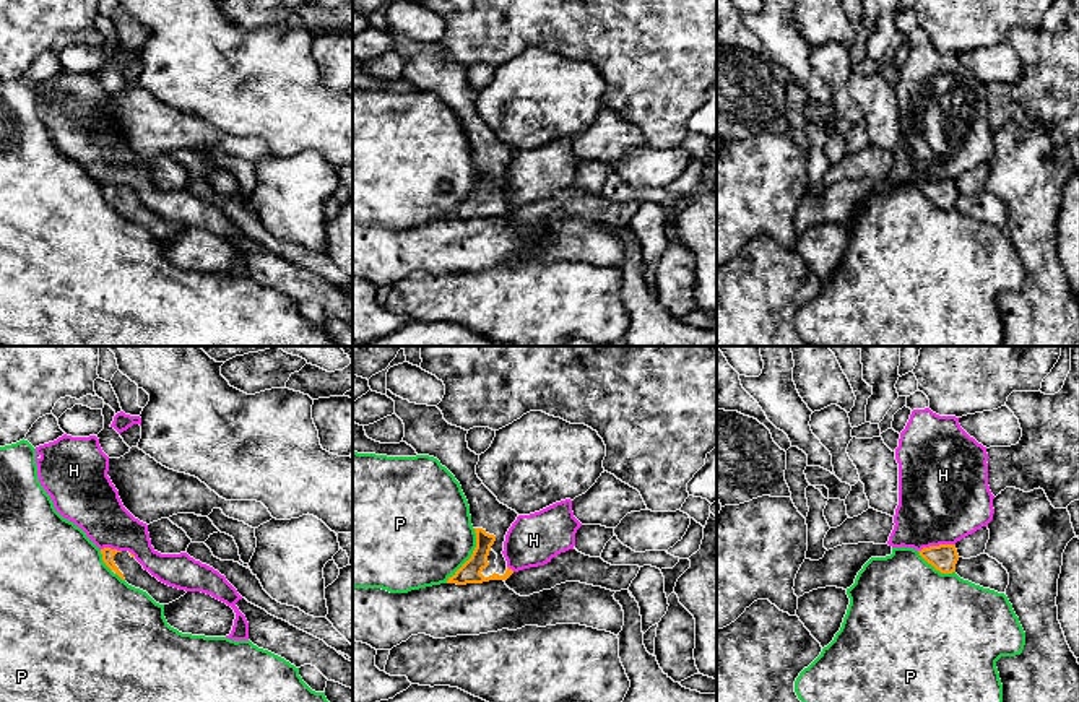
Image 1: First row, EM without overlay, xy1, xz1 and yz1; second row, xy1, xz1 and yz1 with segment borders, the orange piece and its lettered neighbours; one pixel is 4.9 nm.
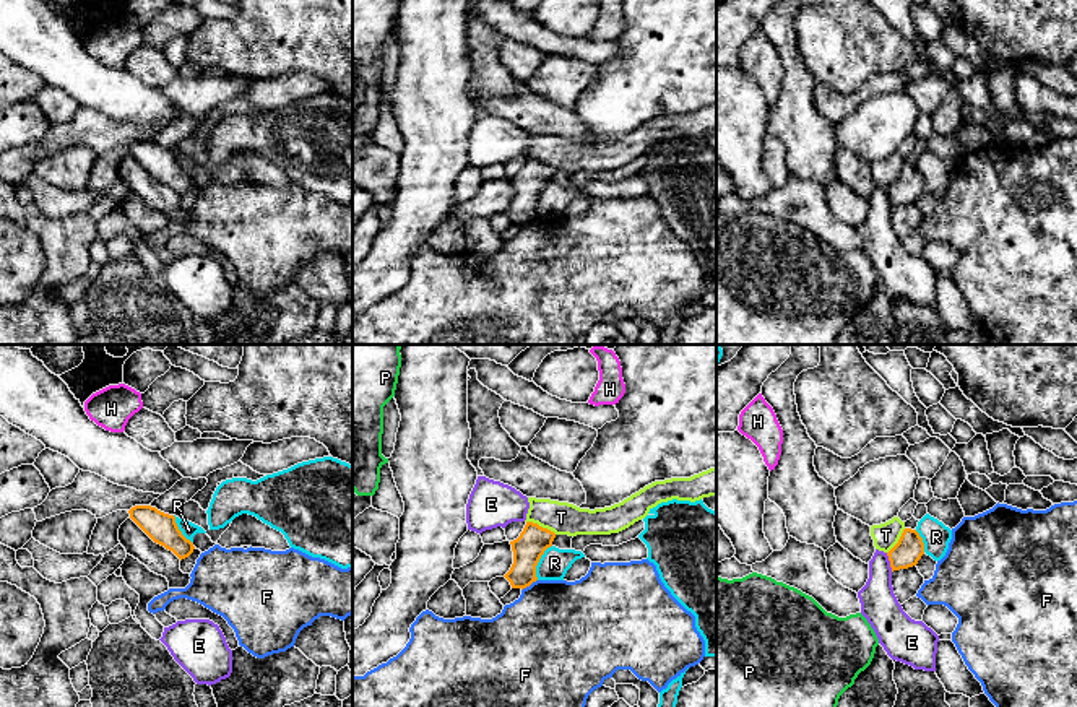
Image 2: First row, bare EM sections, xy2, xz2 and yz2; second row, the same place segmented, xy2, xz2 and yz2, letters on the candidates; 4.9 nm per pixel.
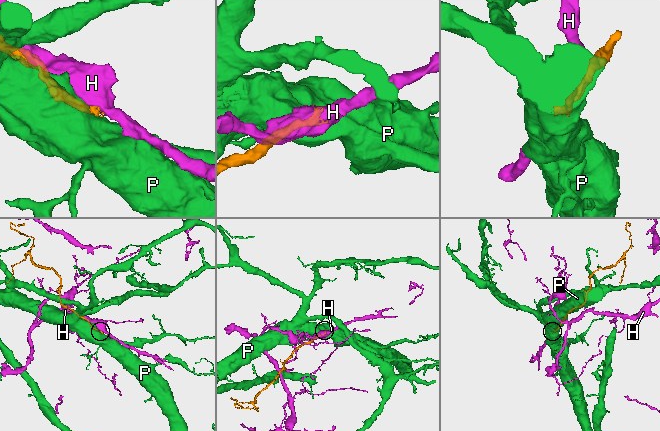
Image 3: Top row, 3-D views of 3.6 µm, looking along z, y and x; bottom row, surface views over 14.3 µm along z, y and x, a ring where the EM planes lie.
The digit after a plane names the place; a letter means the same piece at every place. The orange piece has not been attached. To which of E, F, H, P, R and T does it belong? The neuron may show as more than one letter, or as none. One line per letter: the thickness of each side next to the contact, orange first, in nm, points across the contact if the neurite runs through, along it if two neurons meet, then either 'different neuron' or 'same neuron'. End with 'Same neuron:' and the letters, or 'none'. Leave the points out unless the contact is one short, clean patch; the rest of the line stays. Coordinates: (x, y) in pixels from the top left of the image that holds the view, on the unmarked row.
E: calibres 140 and 190 nm; border yz2 (886, 189), (892, 207); different neuron
F: calibres 150 and 480 nm; different neuron
H: calibres 140 and 440 nm; different neuron
P: calibres 110 and 460 nm; different neuron
R: calibres 150 and 150 nm; border xz2 (551, 181), (536, 202), (536, 215); different neuron
T: calibres 150 and 160 nm; border xz2 (527, 156), (536, 158), (556, 169); different neuron
Same neuron: none

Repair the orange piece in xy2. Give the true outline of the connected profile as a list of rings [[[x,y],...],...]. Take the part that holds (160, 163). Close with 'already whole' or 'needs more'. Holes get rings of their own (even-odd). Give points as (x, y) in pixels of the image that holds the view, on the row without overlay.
[[[135,141],[128,150],[154,179],[172,187],[180,197],[193,189],[193,179],[182,171],[174,151],[151,141]]] | already whole

